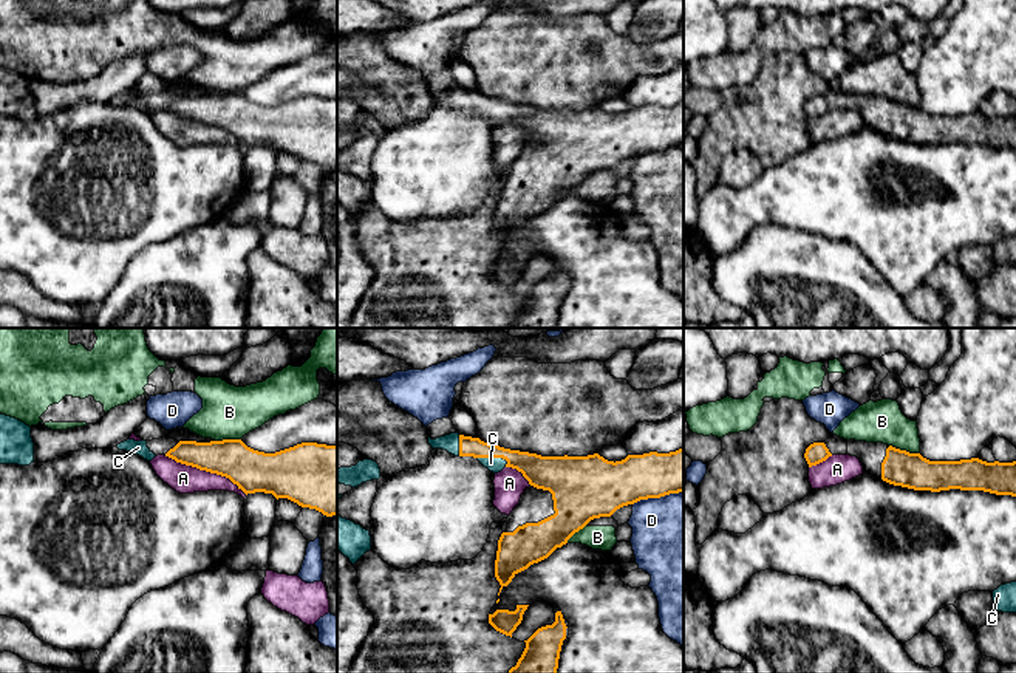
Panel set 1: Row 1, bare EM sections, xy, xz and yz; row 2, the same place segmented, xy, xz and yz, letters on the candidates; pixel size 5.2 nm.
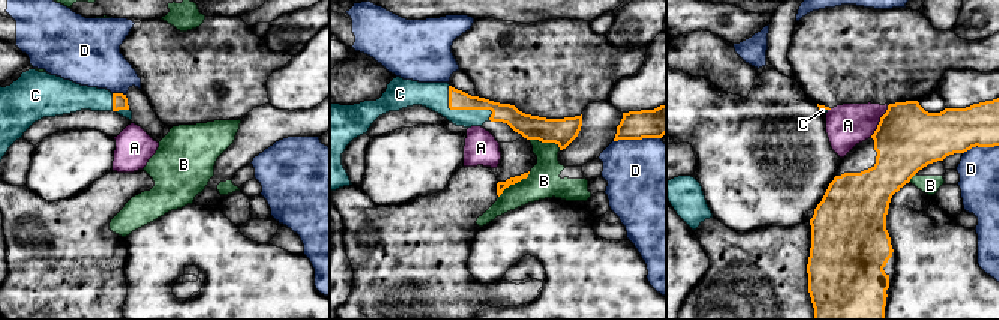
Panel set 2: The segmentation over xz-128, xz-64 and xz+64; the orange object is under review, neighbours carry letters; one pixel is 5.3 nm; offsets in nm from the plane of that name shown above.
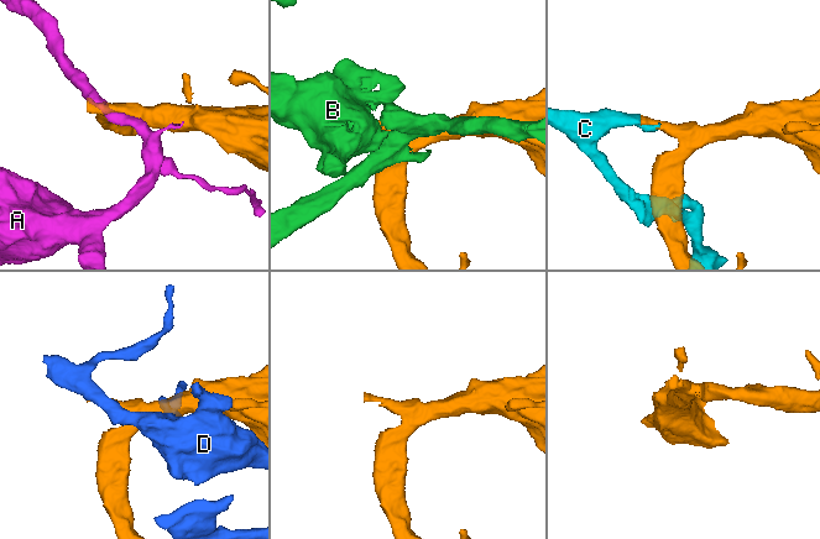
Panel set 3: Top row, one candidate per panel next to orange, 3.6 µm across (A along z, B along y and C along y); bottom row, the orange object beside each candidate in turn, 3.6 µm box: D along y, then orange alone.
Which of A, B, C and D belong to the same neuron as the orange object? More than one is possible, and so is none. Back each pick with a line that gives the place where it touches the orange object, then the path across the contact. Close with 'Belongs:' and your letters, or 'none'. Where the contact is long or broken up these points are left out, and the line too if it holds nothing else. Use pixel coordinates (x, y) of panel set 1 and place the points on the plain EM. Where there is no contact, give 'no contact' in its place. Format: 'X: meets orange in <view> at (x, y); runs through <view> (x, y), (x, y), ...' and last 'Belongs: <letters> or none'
C: meets orange in xz at (494, 110); runs through xz (538, 124), (520, 113), (494, 110), (494, 118)
Belongs: C

